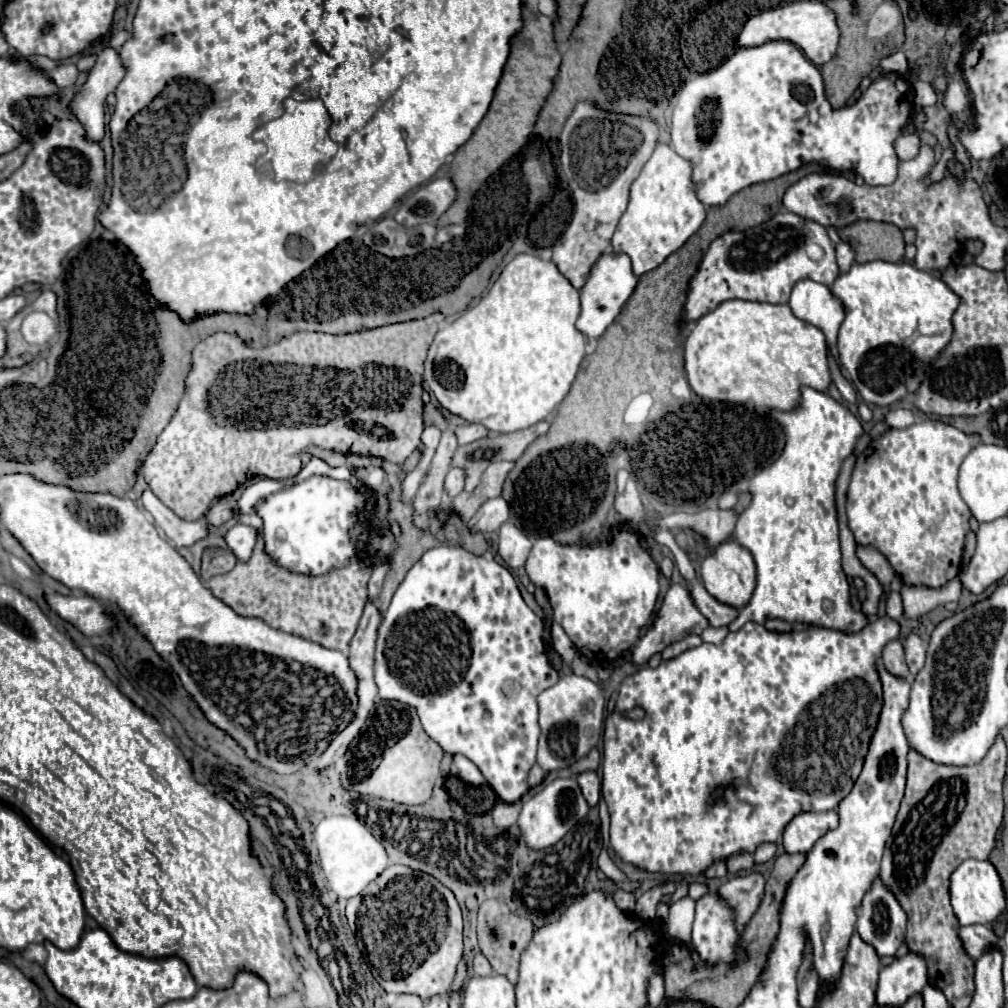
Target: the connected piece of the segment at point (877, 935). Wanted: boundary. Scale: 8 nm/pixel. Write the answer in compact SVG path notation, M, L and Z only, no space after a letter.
M876 879L872 889L864 895L862 907L858 909L856 931L864 941L876 947L878 955L894 957L904 943L906 915L880 879Z

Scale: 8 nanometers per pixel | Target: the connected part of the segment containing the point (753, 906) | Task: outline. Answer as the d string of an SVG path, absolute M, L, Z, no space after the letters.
M758 871L746 873L746 875L734 875L720 885L720 895L730 907L736 909L738 929L744 929L744 925L756 913L764 897L764 885L766 885L766 879Z

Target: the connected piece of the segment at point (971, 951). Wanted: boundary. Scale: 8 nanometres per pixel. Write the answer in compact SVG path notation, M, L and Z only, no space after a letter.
M970 925L970 927L960 927L960 941L966 949L966 953L972 959L978 959L986 949L990 947L1000 947L998 937L994 935L992 927L986 925Z

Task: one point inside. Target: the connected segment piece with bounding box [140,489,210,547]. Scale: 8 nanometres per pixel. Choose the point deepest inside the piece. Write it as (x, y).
(181, 533)

